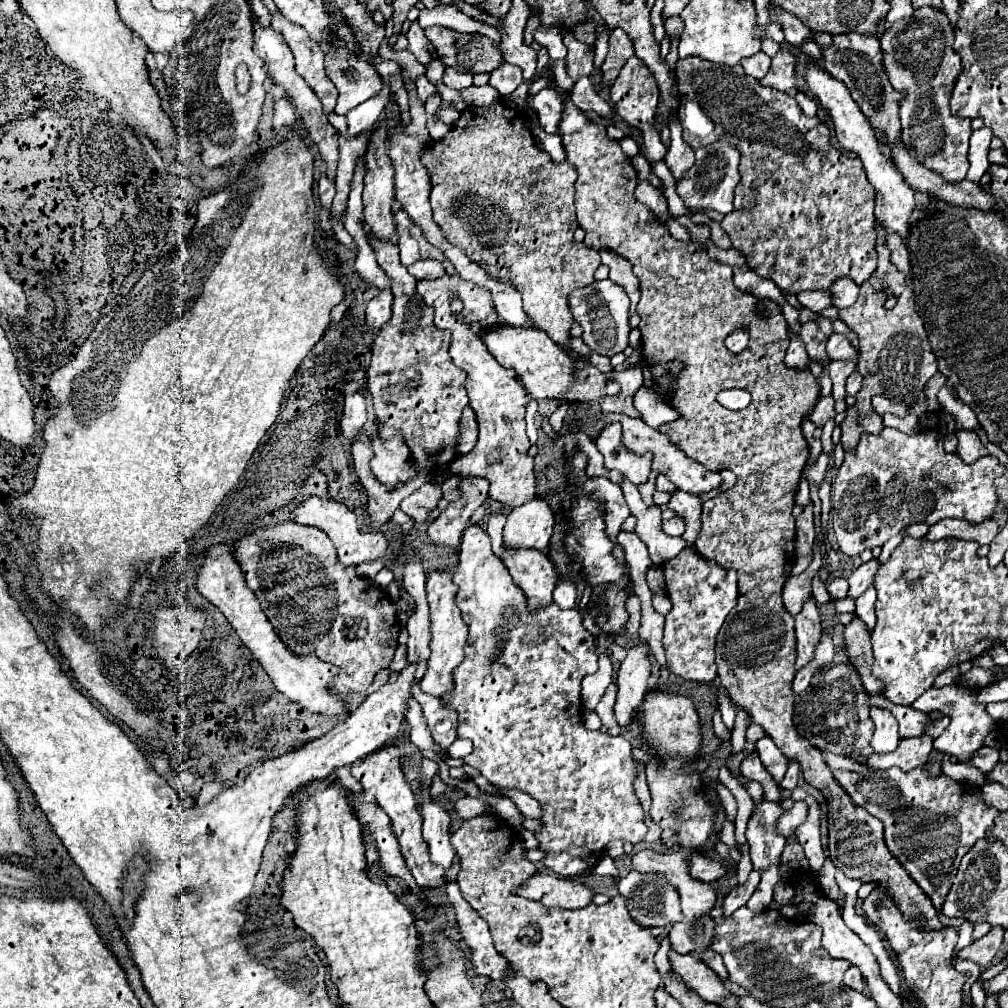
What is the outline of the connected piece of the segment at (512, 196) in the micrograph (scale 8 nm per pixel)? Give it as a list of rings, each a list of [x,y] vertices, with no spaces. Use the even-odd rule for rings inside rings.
[[[496,97],[488,107],[476,107],[476,105],[468,105],[460,119],[456,121],[454,127],[450,127],[450,131],[438,139],[438,141],[432,141],[426,151],[422,153],[422,165],[428,169],[428,175],[430,175],[430,185],[432,185],[432,191],[430,191],[430,203],[432,203],[432,211],[434,211],[434,221],[440,225],[440,229],[444,231],[444,237],[460,247],[474,263],[478,263],[480,267],[484,267],[484,271],[494,277],[494,279],[500,279],[504,283],[512,283],[520,293],[522,293],[522,299],[524,299],[524,311],[534,319],[536,327],[546,331],[548,337],[556,343],[560,343],[562,347],[568,347],[570,343],[570,325],[574,323],[572,319],[572,313],[570,313],[570,307],[568,307],[568,293],[572,289],[580,289],[580,287],[586,287],[594,281],[594,271],[596,267],[600,265],[600,253],[594,251],[594,249],[588,249],[584,243],[576,243],[574,241],[574,231],[578,227],[578,221],[576,221],[576,209],[574,209],[574,183],[576,183],[576,177],[578,173],[574,171],[574,167],[570,167],[570,163],[556,163],[546,151],[542,151],[538,147],[538,141],[534,139],[532,131],[528,129],[526,125],[526,119],[522,115],[520,109],[514,109],[514,107],[508,107],[502,97]]]

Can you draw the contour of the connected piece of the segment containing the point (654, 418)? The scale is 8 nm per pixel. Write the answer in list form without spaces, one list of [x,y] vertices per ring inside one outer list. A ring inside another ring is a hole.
[[[642,387],[636,395],[634,395],[634,405],[636,409],[640,409],[642,413],[642,419],[658,429],[666,423],[672,423],[674,419],[680,417],[680,413],[676,413],[674,409],[670,409],[662,399],[660,395],[654,391],[654,389],[648,389],[648,387]]]

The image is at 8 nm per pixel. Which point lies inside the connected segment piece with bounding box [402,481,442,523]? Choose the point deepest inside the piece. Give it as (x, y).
(418, 505)

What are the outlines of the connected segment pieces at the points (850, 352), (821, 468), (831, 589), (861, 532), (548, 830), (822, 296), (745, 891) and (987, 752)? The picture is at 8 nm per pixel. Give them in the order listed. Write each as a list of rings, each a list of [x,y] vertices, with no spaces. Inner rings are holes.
[[[832,333],[828,337],[828,345],[826,345],[826,351],[828,351],[828,357],[830,359],[842,359],[842,361],[852,361],[858,357],[856,349],[852,347],[850,339],[840,335],[840,333]]]
[[[822,453],[816,461],[816,465],[806,465],[804,469],[804,475],[810,483],[822,483],[824,475],[826,475],[826,469],[828,469],[828,463],[830,463],[830,457],[826,453]]]
[[[834,579],[826,583],[828,593],[832,599],[844,599],[848,595],[848,581],[846,579]]]
[[[884,427],[882,433],[878,435],[862,435],[860,437],[860,443],[856,449],[848,451],[846,453],[846,459],[842,463],[842,467],[838,469],[836,473],[836,483],[832,485],[832,525],[834,525],[834,531],[836,531],[836,539],[838,539],[838,547],[844,555],[860,555],[864,549],[874,549],[874,547],[882,547],[890,537],[902,533],[906,527],[914,525],[914,523],[926,523],[926,525],[934,525],[938,523],[940,519],[948,519],[948,517],[956,517],[956,519],[966,519],[970,523],[980,523],[988,517],[992,517],[994,509],[996,509],[996,503],[998,503],[998,497],[996,497],[996,487],[994,487],[994,479],[1004,475],[1004,467],[998,463],[996,457],[982,457],[978,459],[976,463],[972,465],[966,465],[958,455],[952,455],[952,453],[946,453],[942,449],[942,435],[936,433],[936,431],[920,431],[916,435],[906,435],[898,429],[890,429],[890,427]]]
[[[470,523],[464,533],[462,533],[462,543],[460,543],[460,553],[458,553],[458,567],[454,571],[452,581],[458,585],[456,591],[456,603],[458,609],[462,611],[462,619],[468,625],[468,641],[466,641],[466,651],[464,651],[464,661],[462,665],[458,665],[454,669],[454,689],[446,691],[446,695],[442,695],[442,705],[446,709],[454,709],[458,713],[458,737],[466,737],[474,741],[474,751],[464,757],[464,761],[470,767],[476,767],[492,785],[496,787],[512,787],[512,789],[520,789],[528,795],[532,795],[542,809],[540,815],[540,823],[542,829],[534,831],[534,837],[538,839],[538,849],[544,851],[544,867],[562,875],[562,877],[580,877],[580,875],[588,875],[592,873],[592,869],[596,867],[598,859],[602,857],[602,849],[606,847],[608,841],[612,839],[624,839],[630,843],[640,843],[646,835],[646,825],[644,825],[644,813],[642,807],[634,795],[632,789],[632,781],[636,775],[636,767],[634,761],[630,757],[630,743],[624,737],[612,737],[600,731],[588,731],[584,727],[584,707],[582,707],[582,699],[580,699],[580,681],[584,675],[594,673],[598,669],[598,653],[594,647],[594,637],[582,627],[582,615],[577,608],[560,609],[556,603],[550,603],[550,607],[544,607],[542,611],[526,611],[526,597],[522,595],[522,589],[514,583],[514,579],[510,579],[510,573],[506,571],[504,563],[492,553],[490,547],[490,537],[486,535],[486,531],[476,525]]]
[[[800,291],[796,297],[812,313],[818,313],[820,309],[832,305],[832,295],[828,291]]]
[[[752,871],[742,885],[734,887],[734,889],[728,893],[728,897],[724,899],[724,905],[722,905],[724,915],[730,915],[734,909],[746,905],[746,901],[750,899],[750,895],[752,895],[752,893],[756,891],[756,887],[758,887],[758,881],[760,881],[760,873],[758,873],[758,871]]]
[[[980,747],[970,757],[970,765],[976,767],[976,769],[980,769],[982,773],[988,773],[998,763],[998,755],[1000,755],[998,747]]]

